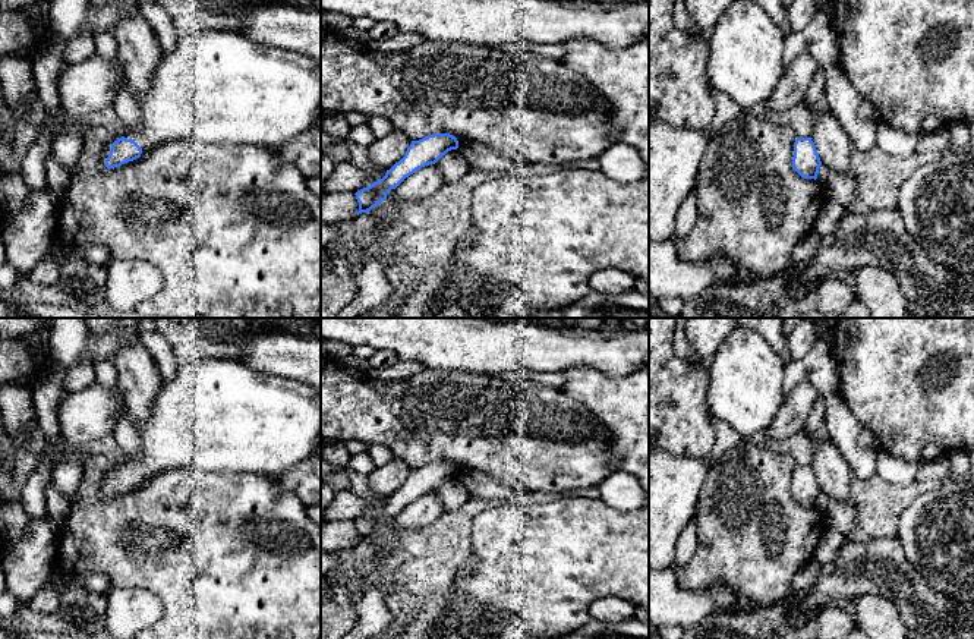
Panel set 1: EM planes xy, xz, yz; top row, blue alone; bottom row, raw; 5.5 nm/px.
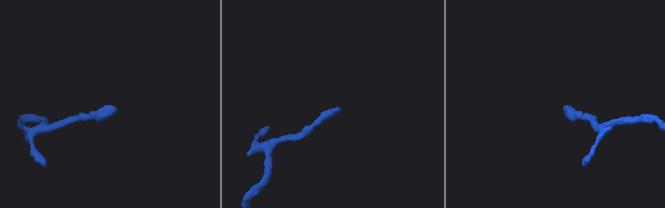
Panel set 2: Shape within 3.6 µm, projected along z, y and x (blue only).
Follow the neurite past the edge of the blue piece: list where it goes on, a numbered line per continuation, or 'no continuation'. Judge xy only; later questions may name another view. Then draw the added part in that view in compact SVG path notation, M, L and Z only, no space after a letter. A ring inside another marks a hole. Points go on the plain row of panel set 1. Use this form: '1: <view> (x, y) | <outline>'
1: xy (218, 415) | M207 358L177 366L173 378L161 381L160 391L154 400L152 412L139 428L141 454L122 465L135 469L142 479L171 469L195 468L215 473L259 473L265 478L278 479L287 469L311 459L321 446L321 394L300 381L272 377L252 369L234 359Z

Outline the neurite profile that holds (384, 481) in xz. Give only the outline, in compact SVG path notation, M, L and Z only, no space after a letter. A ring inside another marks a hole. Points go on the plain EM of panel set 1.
M394 457L368 476L369 488L376 500L390 498L404 485L410 472L412 468L406 462Z

